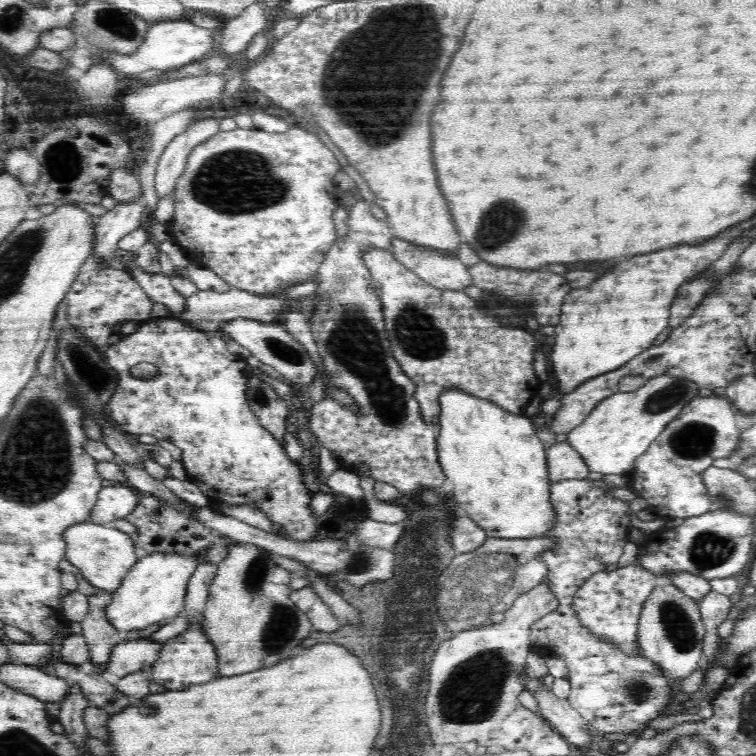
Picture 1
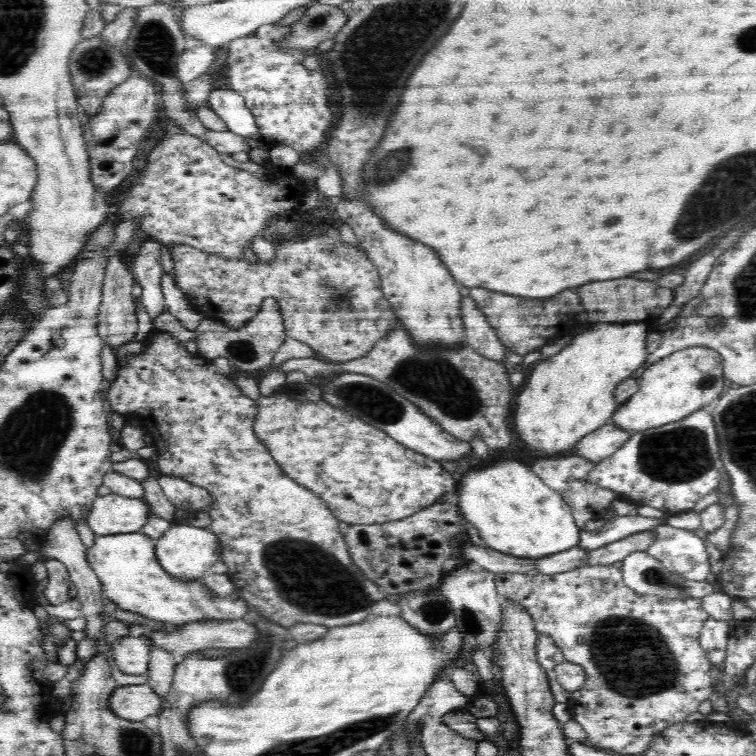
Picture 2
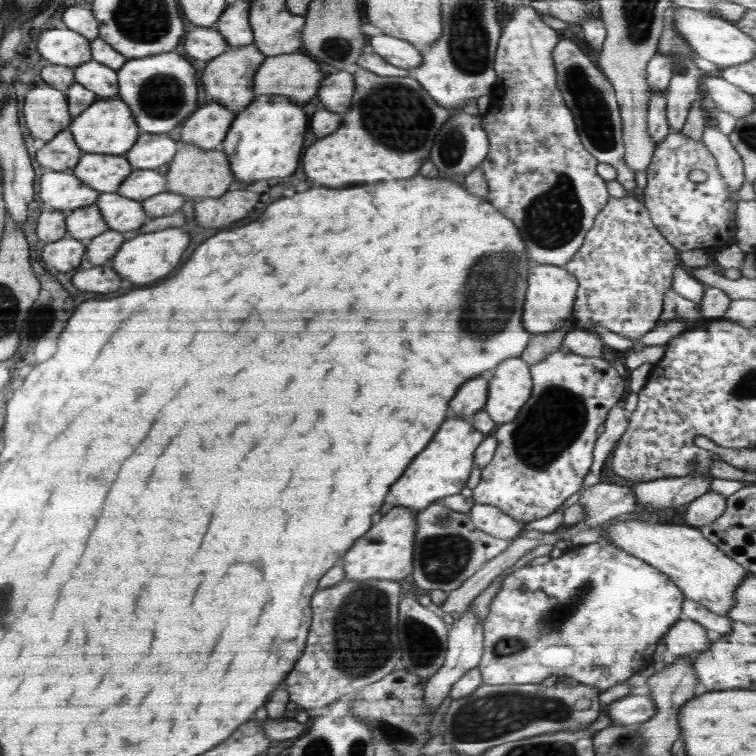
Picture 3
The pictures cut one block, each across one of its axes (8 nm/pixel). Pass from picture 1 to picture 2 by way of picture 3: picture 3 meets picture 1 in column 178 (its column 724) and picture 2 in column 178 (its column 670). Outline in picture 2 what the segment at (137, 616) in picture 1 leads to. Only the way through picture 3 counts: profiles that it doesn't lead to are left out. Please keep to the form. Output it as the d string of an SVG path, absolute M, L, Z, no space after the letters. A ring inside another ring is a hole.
M176 524L155 539L155 553L168 574L183 580L199 580L210 571L212 564L221 560L221 545L209 528Z

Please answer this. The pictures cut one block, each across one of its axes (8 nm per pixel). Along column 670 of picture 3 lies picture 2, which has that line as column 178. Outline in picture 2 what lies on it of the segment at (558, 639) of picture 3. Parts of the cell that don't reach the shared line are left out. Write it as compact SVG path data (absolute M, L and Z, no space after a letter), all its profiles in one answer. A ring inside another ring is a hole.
M141 531L96 536L92 547L87 548L87 561L102 585L102 594L114 602L118 608L136 612L146 618L164 622L168 627L179 627L194 621L236 620L246 616L247 602L237 590L226 598L214 596L213 592L199 580L183 580L168 574L159 563L155 553L155 539Z

